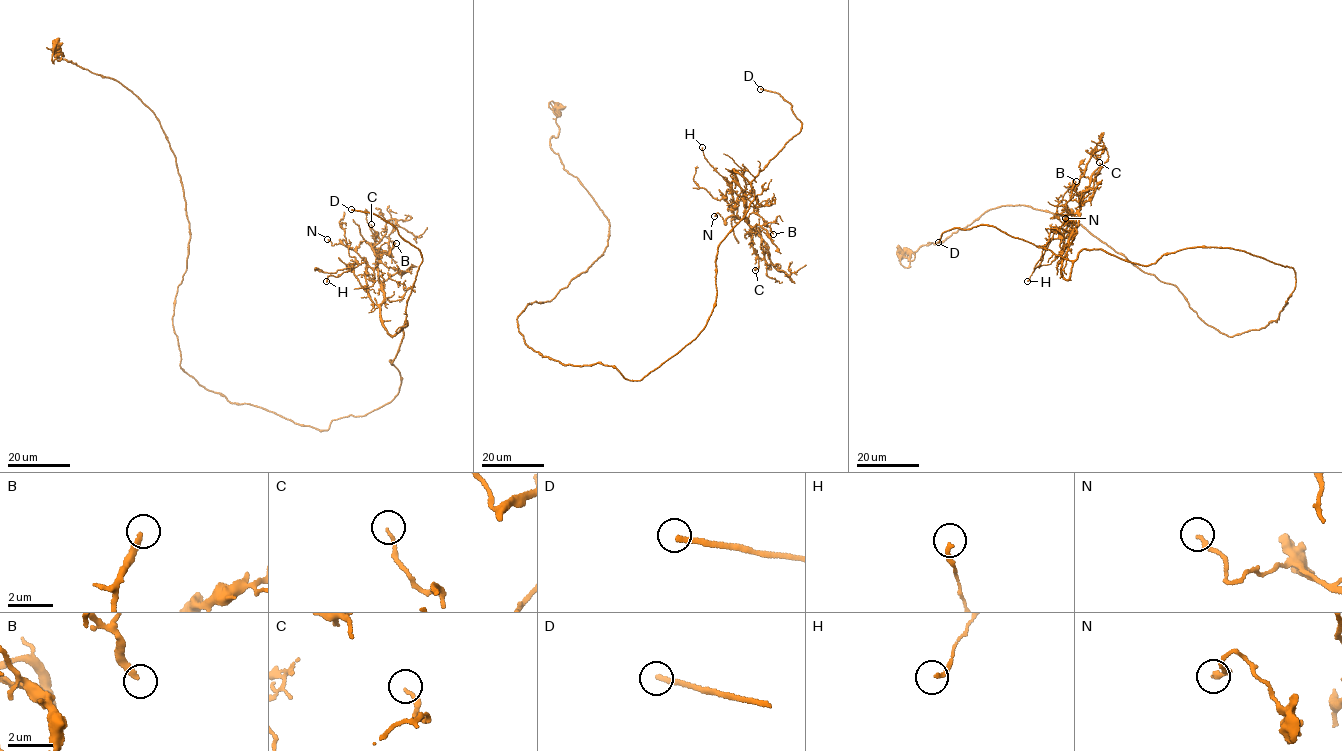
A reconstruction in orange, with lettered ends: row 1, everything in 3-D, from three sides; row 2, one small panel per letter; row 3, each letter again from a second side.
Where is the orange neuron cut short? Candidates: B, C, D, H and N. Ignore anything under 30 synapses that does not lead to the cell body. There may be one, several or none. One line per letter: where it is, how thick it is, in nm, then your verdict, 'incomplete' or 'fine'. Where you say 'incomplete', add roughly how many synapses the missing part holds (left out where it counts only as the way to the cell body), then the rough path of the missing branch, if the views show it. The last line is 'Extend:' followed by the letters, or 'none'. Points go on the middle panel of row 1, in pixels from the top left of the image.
B: at (773, 234); 280 nm thick; incomplete; about 30 synapses; missing branch runs (773, 234), (781, 244), (789, 247), (791, 245), (790, 247), (789, 239)
C: at (755, 270); 110 nm thick; fine
D: at (760, 89); 240 nm thick; incomplete
H: at (702, 147); 190 nm thick; fine
N: at (714, 216); 200 nm thick; fine
Extend: B, D

